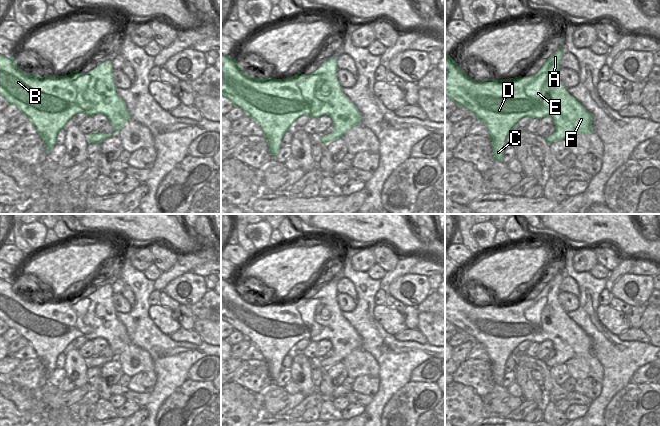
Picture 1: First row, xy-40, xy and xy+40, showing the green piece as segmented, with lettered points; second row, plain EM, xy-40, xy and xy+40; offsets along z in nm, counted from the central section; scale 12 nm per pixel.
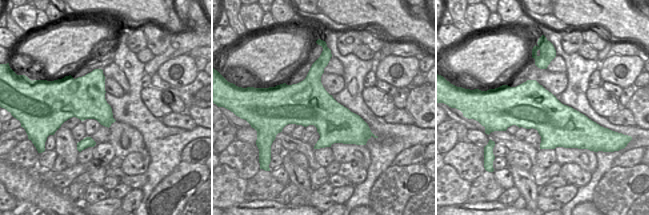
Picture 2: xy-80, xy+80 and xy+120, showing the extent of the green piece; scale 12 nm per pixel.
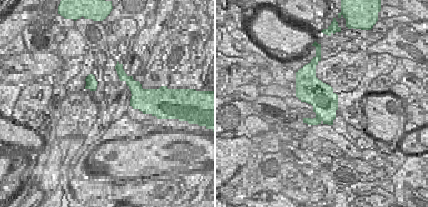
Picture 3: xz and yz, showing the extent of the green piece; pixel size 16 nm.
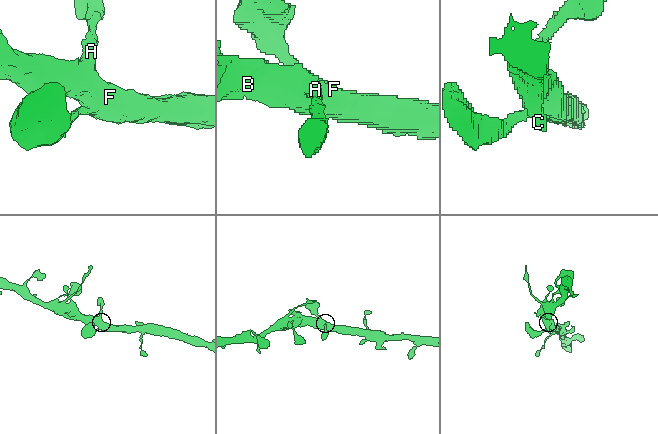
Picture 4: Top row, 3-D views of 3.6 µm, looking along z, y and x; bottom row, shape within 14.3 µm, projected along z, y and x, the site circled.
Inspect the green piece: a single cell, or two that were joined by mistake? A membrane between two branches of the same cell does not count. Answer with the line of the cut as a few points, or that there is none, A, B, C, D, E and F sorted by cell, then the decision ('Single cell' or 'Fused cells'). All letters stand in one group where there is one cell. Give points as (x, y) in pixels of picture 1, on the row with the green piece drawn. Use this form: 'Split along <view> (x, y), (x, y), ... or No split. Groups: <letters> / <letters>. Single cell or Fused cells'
No split. Groups: A B C D E F. Single cell.

